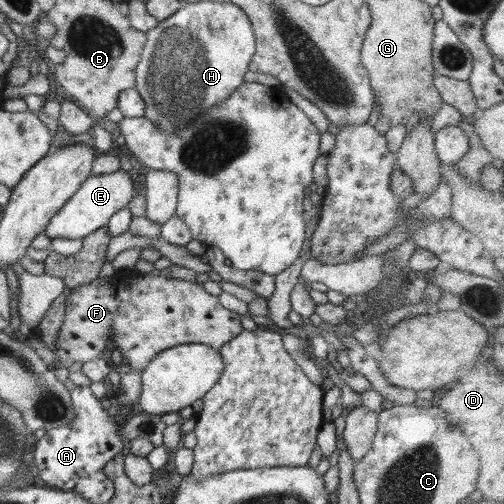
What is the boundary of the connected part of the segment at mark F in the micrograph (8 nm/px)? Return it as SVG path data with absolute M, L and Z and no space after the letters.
M116 270L106 279L96 277L88 284L80 285L67 295L65 302L65 319L60 327L56 340L55 354L58 365L70 366L75 362L83 364L98 357L103 357L108 346L108 339L114 340L116 349L120 349L122 357L128 359L130 369L144 371L146 365L156 358L156 354L178 344L207 344L219 350L223 344L232 340L243 331L240 324L241 315L224 308L217 296L204 290L202 284L178 280L166 273L153 276L136 275L128 270Z

